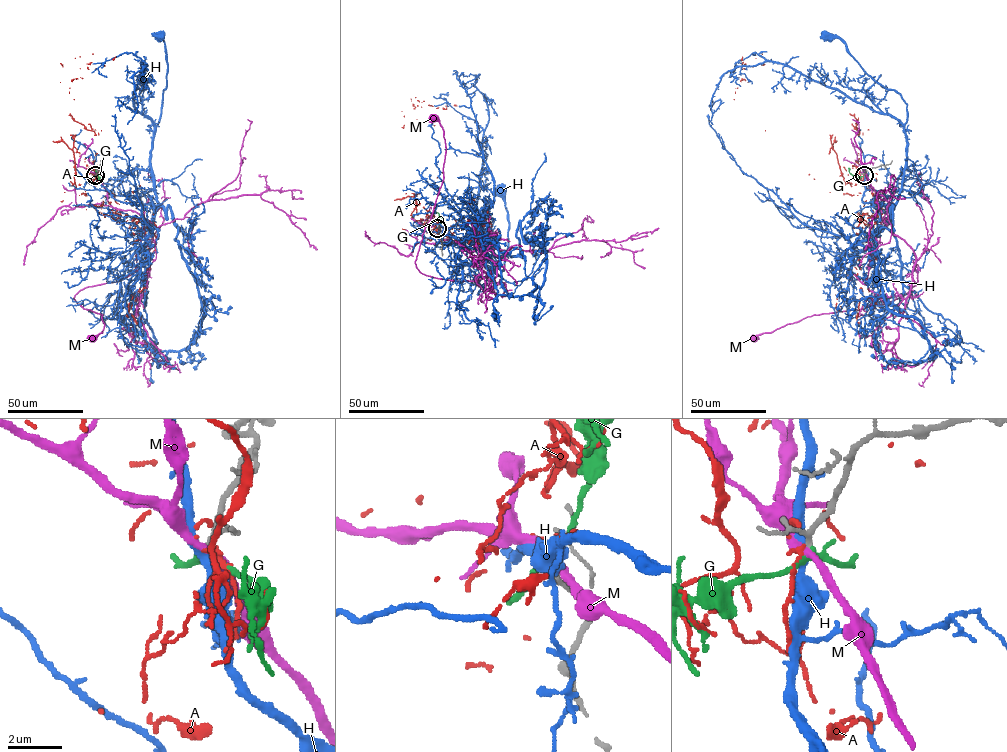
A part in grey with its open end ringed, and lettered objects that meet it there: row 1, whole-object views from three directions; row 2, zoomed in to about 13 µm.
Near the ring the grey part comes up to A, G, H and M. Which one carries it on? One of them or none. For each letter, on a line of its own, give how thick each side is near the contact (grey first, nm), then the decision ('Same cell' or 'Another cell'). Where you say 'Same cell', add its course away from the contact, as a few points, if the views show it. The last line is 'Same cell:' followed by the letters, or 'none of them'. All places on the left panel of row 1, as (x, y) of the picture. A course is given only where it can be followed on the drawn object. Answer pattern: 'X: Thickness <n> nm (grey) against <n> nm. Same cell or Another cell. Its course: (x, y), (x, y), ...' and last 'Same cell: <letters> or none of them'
A: Thickness 180 nm (grey) against 140 nm. Another cell
G: Thickness 170 nm (grey) against 240 nm. Another cell
H: Thickness 170 nm (grey) against 320 nm. Another cell
M: Thickness 180 nm (grey) against 300 nm. Another cell
Same cell: none of them

